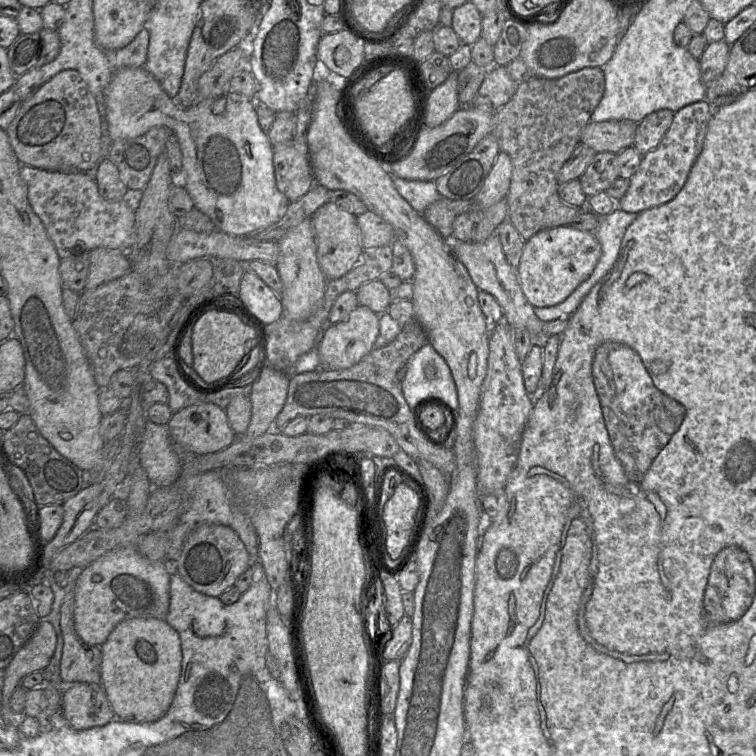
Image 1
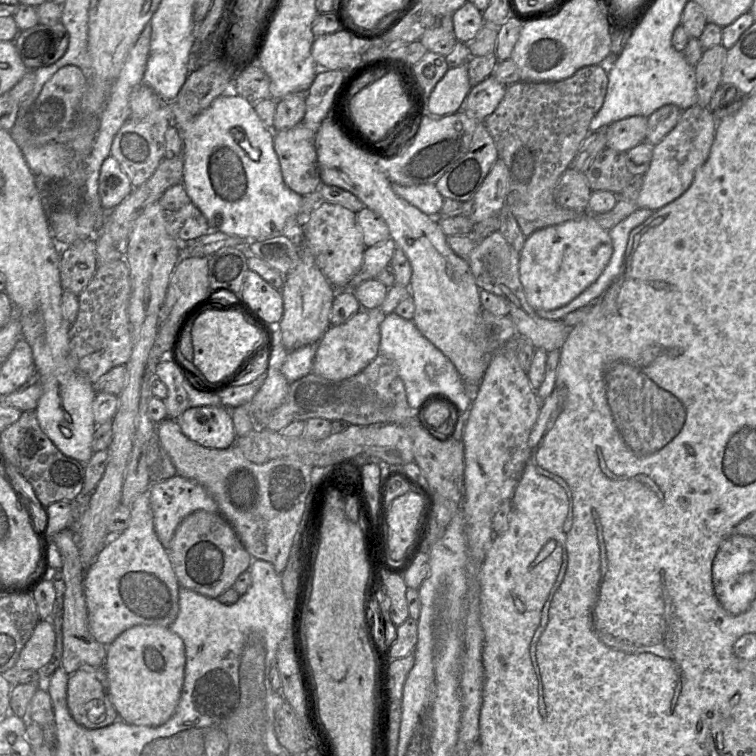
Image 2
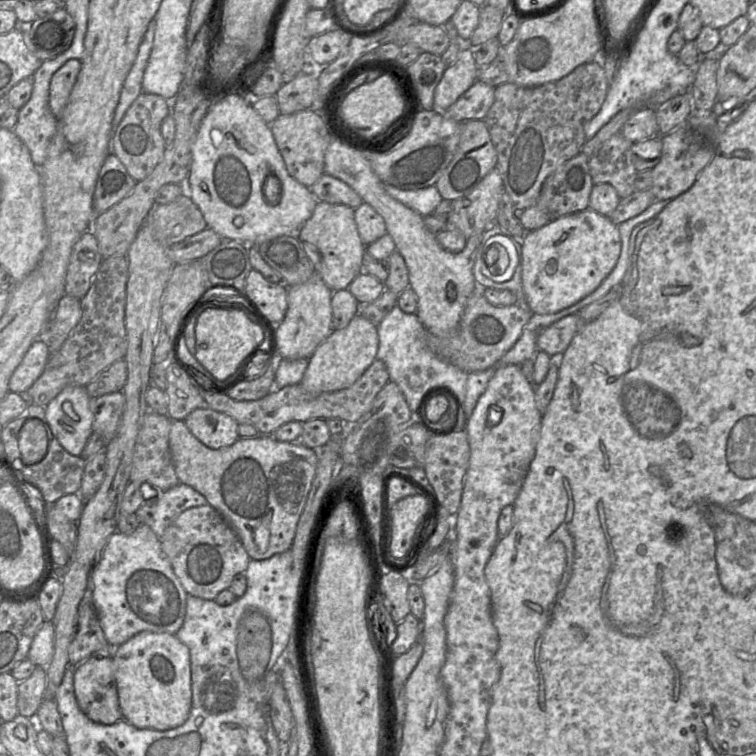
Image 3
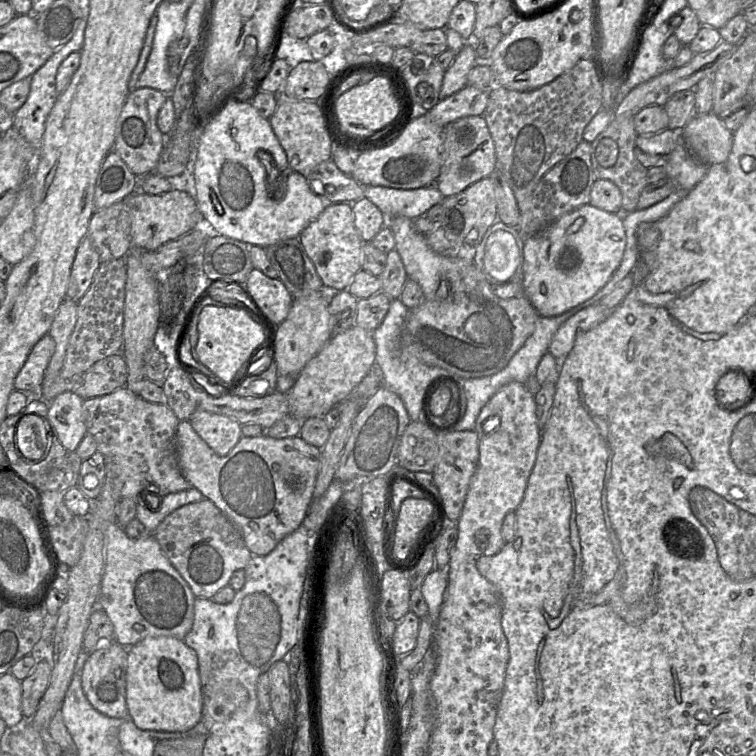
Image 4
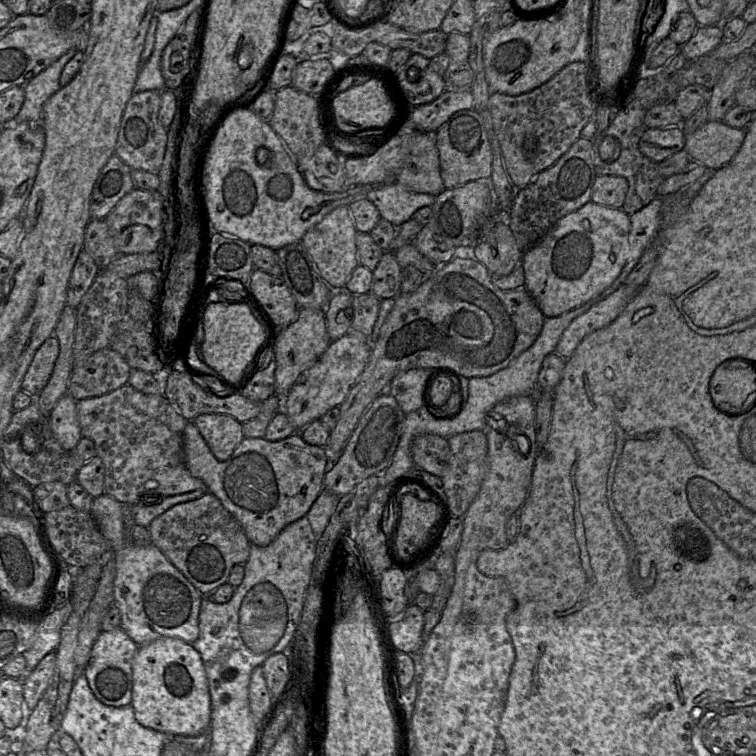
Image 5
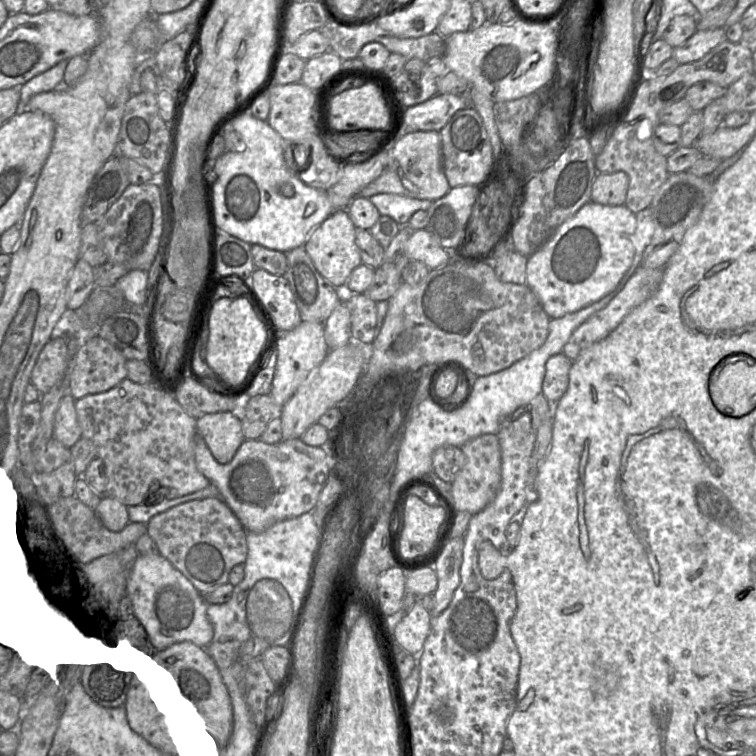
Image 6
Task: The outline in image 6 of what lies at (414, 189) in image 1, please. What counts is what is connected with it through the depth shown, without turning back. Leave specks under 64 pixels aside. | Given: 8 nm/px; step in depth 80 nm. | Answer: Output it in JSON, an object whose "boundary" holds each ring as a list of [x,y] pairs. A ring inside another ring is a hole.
{"boundary":[[[378,193],[368,198],[380,215],[393,218],[400,226],[407,225],[417,210],[426,210],[432,205],[429,199],[416,199],[394,193]]]}

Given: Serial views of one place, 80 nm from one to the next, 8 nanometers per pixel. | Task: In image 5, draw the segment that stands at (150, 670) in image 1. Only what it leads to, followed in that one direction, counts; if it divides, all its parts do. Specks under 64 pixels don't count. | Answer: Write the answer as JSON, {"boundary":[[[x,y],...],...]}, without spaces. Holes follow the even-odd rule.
{"boundary":[[[161,638],[140,646],[132,662],[130,706],[143,727],[174,735],[202,734],[211,719],[208,682],[200,654],[188,643]]]}

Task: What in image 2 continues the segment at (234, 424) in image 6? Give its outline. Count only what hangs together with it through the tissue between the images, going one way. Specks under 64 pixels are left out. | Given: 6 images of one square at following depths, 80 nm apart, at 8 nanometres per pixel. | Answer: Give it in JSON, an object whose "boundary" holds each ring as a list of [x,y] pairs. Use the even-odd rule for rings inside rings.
{"boundary":[[[194,407],[176,420],[190,440],[206,448],[226,449],[235,443],[231,411],[221,407]]]}

